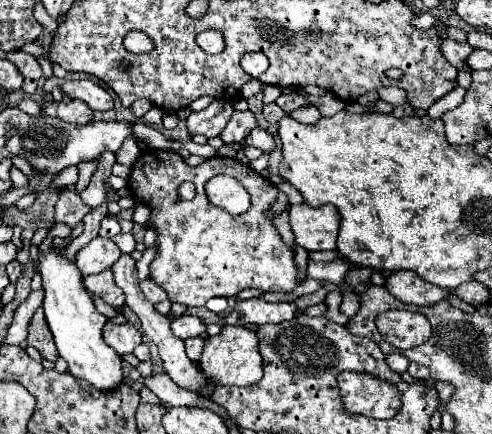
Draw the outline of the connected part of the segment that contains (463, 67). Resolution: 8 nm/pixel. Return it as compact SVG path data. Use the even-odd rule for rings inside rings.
M445 38L445 40L441 40L441 50L453 68L457 68L459 72L469 72L467 56L473 52L473 48L467 42L461 44L461 42L455 42L451 38Z

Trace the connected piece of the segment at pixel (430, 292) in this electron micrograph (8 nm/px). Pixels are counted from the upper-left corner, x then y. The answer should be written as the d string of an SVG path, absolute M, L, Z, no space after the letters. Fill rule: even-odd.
M405 270L393 272L387 278L385 288L401 302L415 306L433 306L435 302L441 302L449 296L449 290L423 280L415 272L405 272Z

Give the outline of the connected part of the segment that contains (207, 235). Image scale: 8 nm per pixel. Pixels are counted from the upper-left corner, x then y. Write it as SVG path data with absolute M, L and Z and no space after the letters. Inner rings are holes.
M147 148L133 164L127 188L137 202L151 210L151 216L145 222L145 228L157 232L157 254L149 266L151 280L167 292L171 302L205 306L209 298L231 298L245 288L291 292L301 284L297 280L293 252L283 244L277 228L263 214L275 202L279 192L251 166L237 162L235 158L213 156L201 166L191 168L173 150ZM217 174L233 176L247 188L251 194L249 212L231 216L227 210L221 210L207 200L205 184ZM183 182L193 182L197 190L195 198L189 202L177 200L177 188Z

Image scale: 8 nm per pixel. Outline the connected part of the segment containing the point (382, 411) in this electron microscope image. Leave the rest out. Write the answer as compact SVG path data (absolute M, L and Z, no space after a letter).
M341 372L337 376L343 408L351 414L363 414L367 418L393 418L401 410L401 394L395 384L379 380L369 372Z

